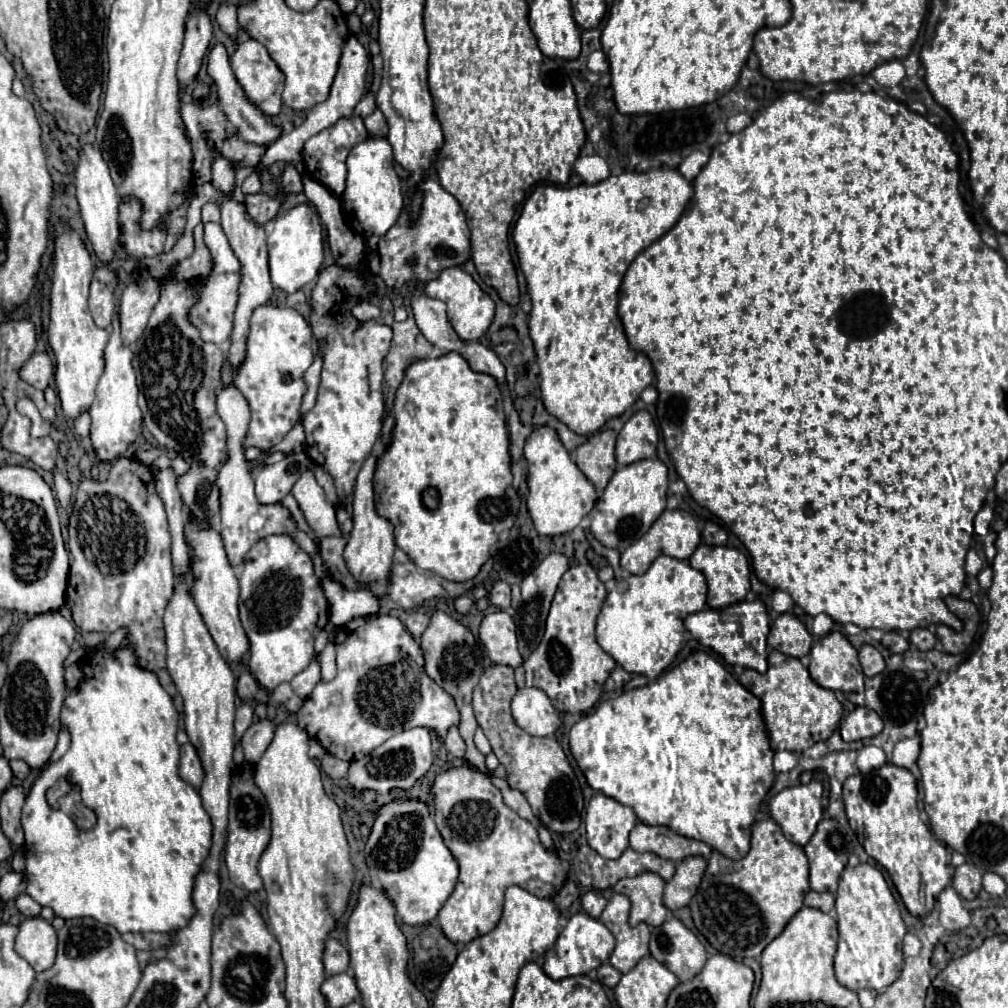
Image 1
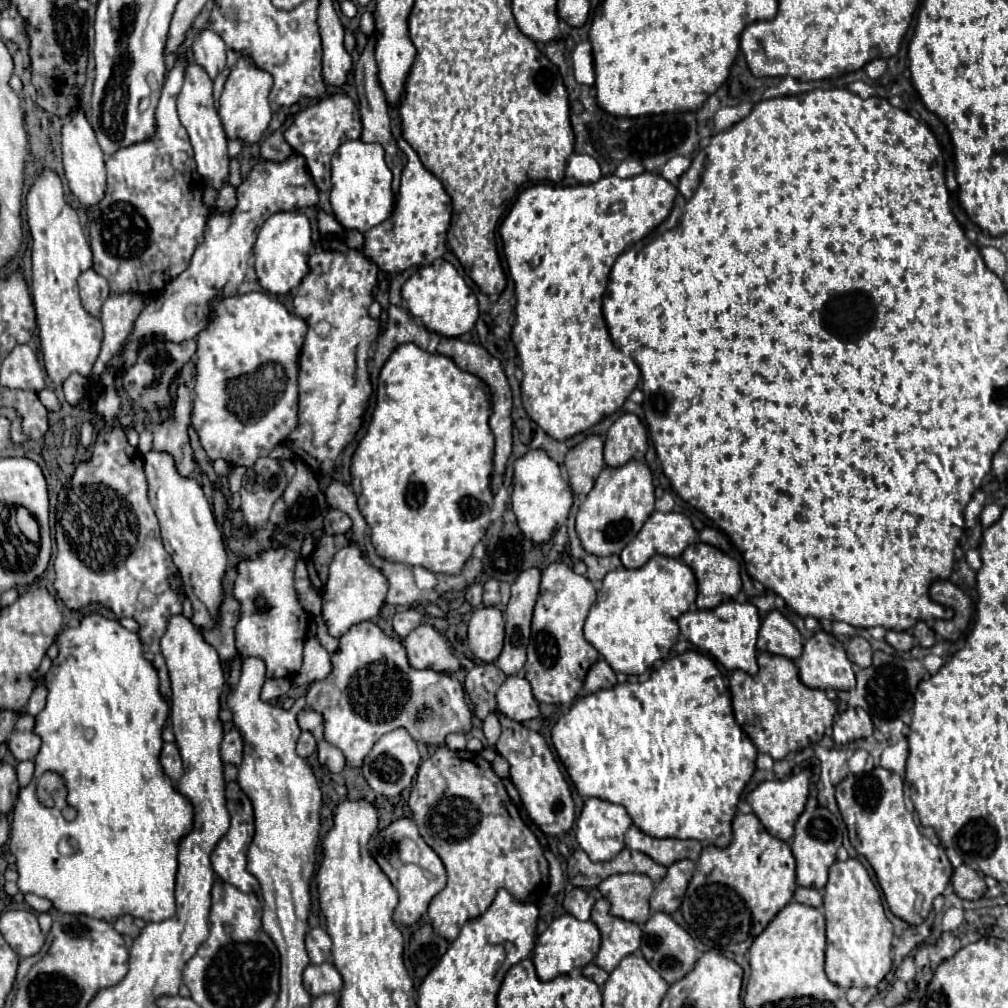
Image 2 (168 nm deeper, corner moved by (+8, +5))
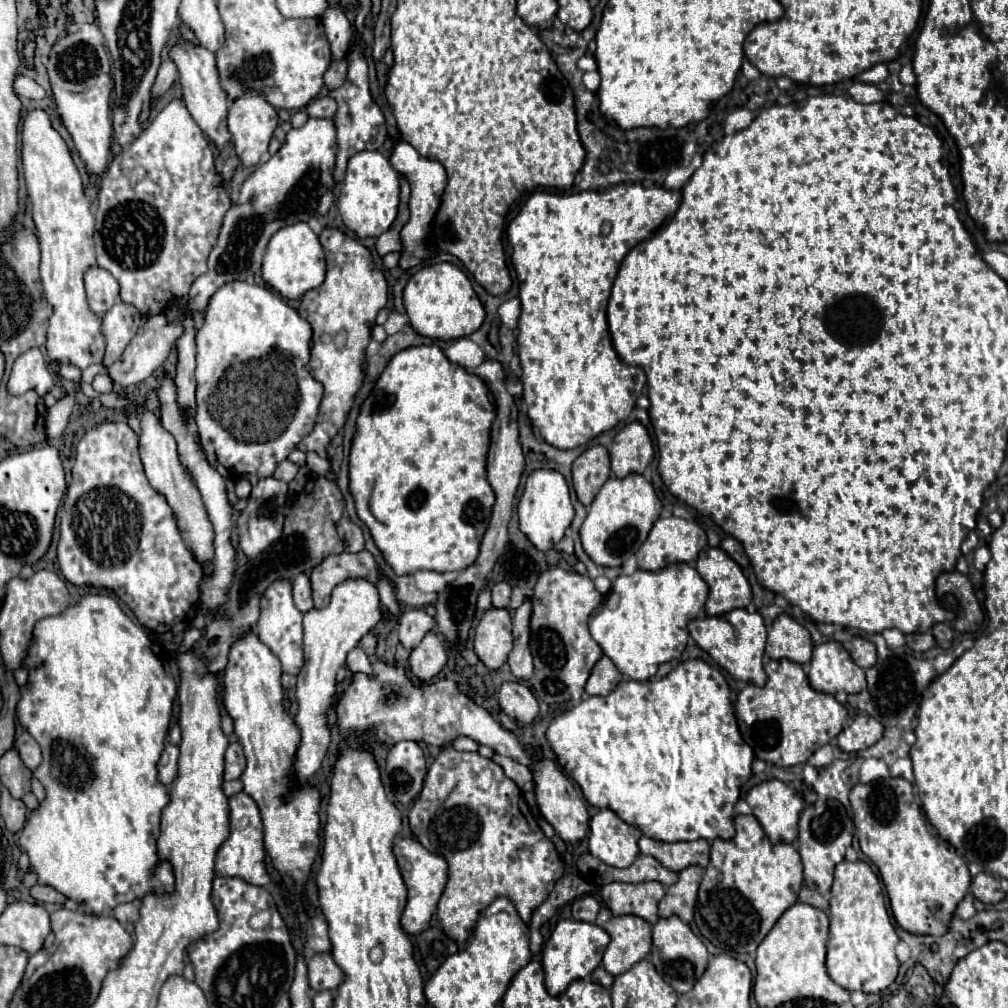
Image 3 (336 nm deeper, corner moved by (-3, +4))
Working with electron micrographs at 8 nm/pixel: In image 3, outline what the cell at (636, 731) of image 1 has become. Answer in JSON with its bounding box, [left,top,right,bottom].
[546,659,752,841]

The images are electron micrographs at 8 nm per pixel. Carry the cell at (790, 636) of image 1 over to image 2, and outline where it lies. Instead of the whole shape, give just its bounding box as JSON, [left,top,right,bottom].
[757,610,803,658]

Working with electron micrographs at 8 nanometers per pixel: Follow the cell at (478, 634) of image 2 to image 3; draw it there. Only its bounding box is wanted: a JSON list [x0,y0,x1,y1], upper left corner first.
[474,609,512,669]

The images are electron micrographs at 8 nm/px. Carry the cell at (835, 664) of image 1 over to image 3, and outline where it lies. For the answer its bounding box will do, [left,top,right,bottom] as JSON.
[808,641,866,695]

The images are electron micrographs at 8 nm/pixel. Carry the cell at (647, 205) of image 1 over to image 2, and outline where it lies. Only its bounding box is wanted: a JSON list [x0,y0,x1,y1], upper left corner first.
[499,172,677,440]

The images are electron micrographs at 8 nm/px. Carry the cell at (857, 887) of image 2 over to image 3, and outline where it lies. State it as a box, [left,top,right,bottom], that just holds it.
[826,861,898,993]

